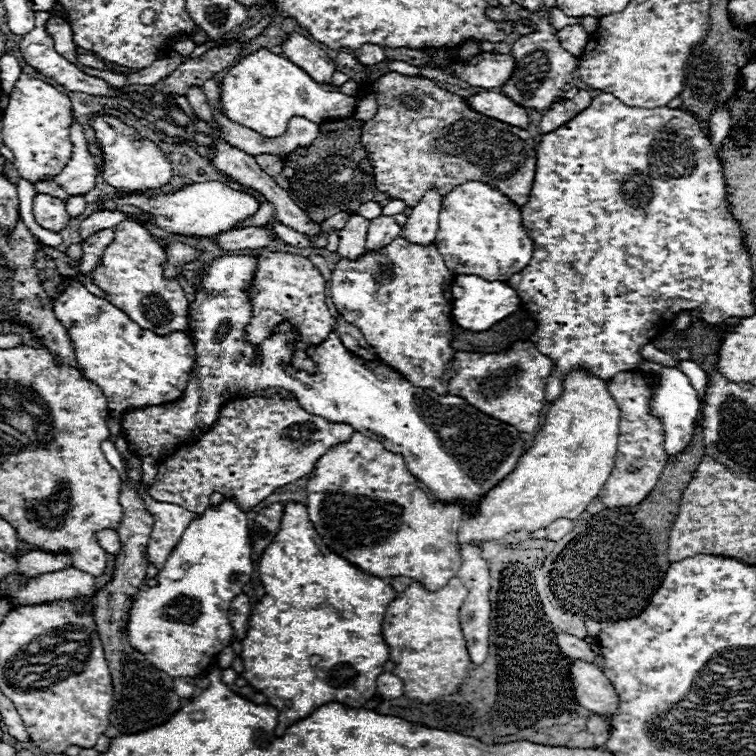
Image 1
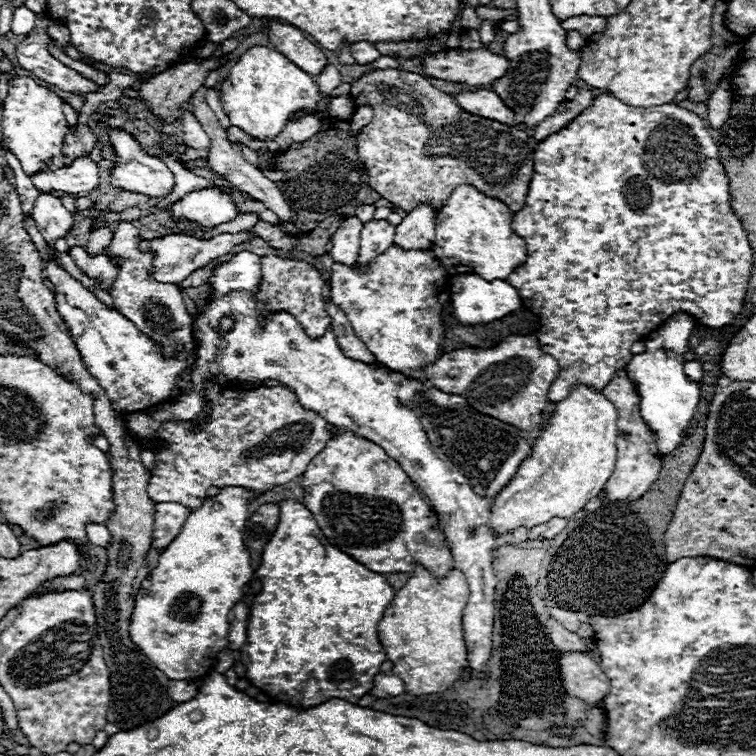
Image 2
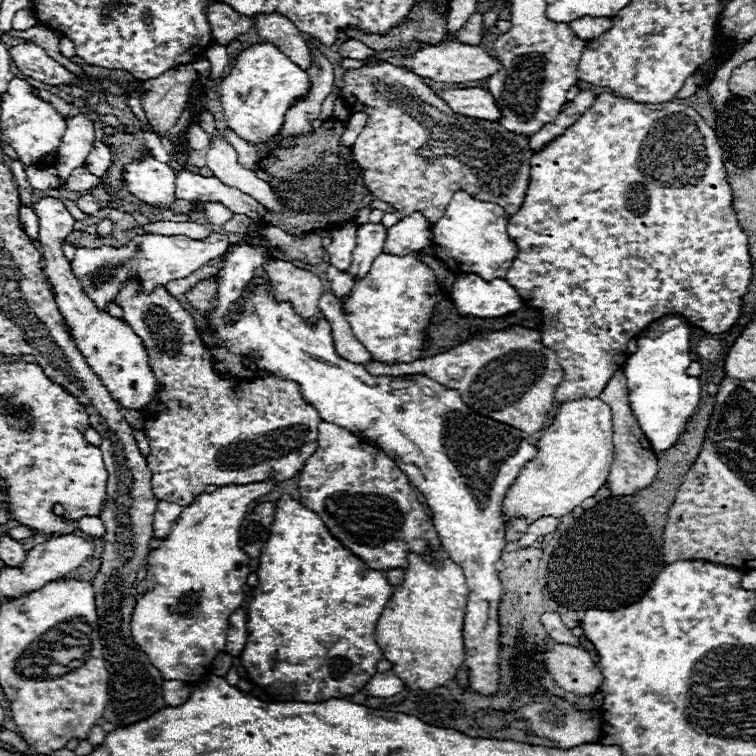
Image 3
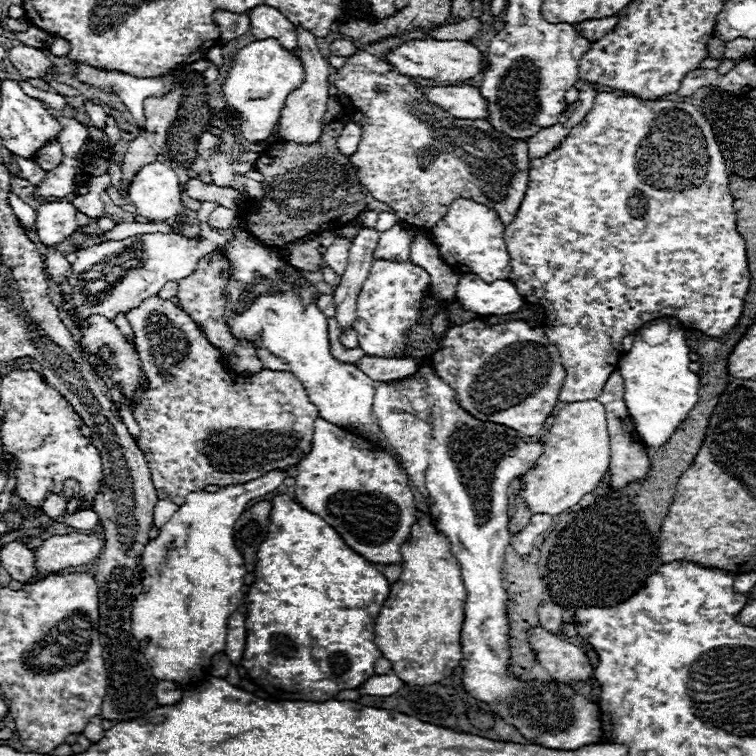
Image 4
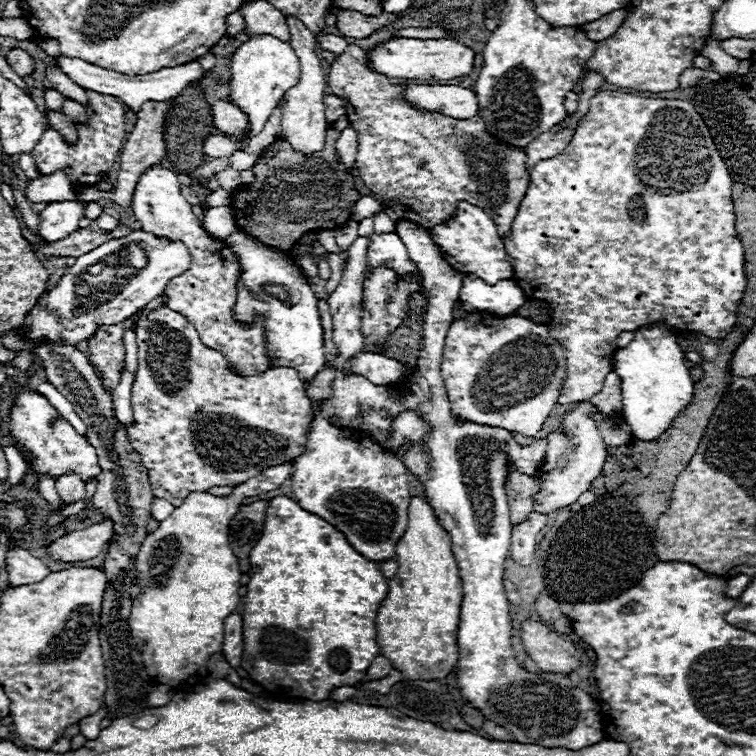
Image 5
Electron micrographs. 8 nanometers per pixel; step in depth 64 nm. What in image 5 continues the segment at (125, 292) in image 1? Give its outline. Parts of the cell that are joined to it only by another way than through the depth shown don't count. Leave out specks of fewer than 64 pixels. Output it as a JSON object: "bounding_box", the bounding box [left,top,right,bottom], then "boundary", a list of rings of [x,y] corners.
{"bounding_box":[126,304,314,506],"boundary":[[[162,304],[156,310],[150,310],[146,316],[138,316],[134,332],[136,332],[136,342],[138,342],[138,372],[136,372],[136,382],[132,386],[134,426],[126,426],[126,432],[128,432],[128,438],[132,440],[132,448],[136,448],[136,452],[140,452],[140,456],[144,460],[144,466],[148,470],[150,484],[152,484],[152,490],[154,490],[156,498],[164,498],[170,504],[180,506],[190,492],[206,492],[212,486],[242,484],[242,482],[250,480],[252,476],[258,476],[264,468],[284,464],[286,460],[296,460],[306,450],[306,442],[308,442],[308,436],[310,436],[310,422],[312,422],[314,414],[312,414],[312,404],[310,404],[308,396],[304,394],[304,382],[298,378],[296,370],[292,370],[292,368],[270,368],[270,370],[266,370],[262,374],[256,374],[256,376],[238,376],[236,372],[232,372],[232,368],[228,366],[228,362],[224,360],[224,356],[218,350],[212,350],[212,348],[202,344],[200,334],[192,326],[192,322],[188,322],[178,312],[172,312],[166,304]]]}

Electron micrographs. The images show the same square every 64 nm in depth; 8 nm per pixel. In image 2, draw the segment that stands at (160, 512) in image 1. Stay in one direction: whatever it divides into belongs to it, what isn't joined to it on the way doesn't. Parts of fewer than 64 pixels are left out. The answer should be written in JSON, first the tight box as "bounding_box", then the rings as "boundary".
{"bounding_box":[152,502,190,552],"boundary":[[[158,502],[154,506],[154,532],[152,546],[158,552],[164,552],[168,544],[178,536],[182,524],[186,522],[190,510],[176,502]]]}

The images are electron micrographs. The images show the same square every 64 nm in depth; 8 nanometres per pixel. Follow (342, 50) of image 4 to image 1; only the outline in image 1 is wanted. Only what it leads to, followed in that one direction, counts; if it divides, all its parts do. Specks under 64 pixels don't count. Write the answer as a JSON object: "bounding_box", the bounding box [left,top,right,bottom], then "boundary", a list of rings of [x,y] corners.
{"bounding_box":[354,44,386,66],"boundary":[[[364,44],[362,48],[358,48],[354,52],[354,56],[366,64],[366,66],[374,66],[374,64],[380,64],[386,60],[386,54],[384,54],[384,48],[382,46],[376,46],[376,44]]]}

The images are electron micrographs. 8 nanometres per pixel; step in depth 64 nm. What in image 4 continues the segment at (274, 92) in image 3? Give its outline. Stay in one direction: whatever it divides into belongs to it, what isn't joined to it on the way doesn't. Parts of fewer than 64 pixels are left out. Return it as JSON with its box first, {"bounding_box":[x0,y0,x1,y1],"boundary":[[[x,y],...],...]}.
{"bounding_box":[222,38,304,142],"boundary":[[[274,38],[256,40],[244,46],[236,58],[234,66],[228,70],[228,76],[222,84],[226,108],[230,108],[236,118],[230,120],[230,128],[246,138],[248,142],[262,142],[270,136],[280,120],[280,112],[286,106],[286,98],[292,90],[300,88],[304,82],[304,68],[298,58],[286,52]]]}

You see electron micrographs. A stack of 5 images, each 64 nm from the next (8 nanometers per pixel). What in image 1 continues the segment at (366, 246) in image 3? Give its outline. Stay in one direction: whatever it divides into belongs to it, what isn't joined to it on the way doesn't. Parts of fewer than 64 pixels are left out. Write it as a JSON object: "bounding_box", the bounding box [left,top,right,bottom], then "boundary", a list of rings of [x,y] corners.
{"bounding_box":[368,216,400,250],"boundary":[[[378,216],[372,220],[372,228],[368,228],[368,250],[388,246],[400,234],[400,226],[394,216]]]}

